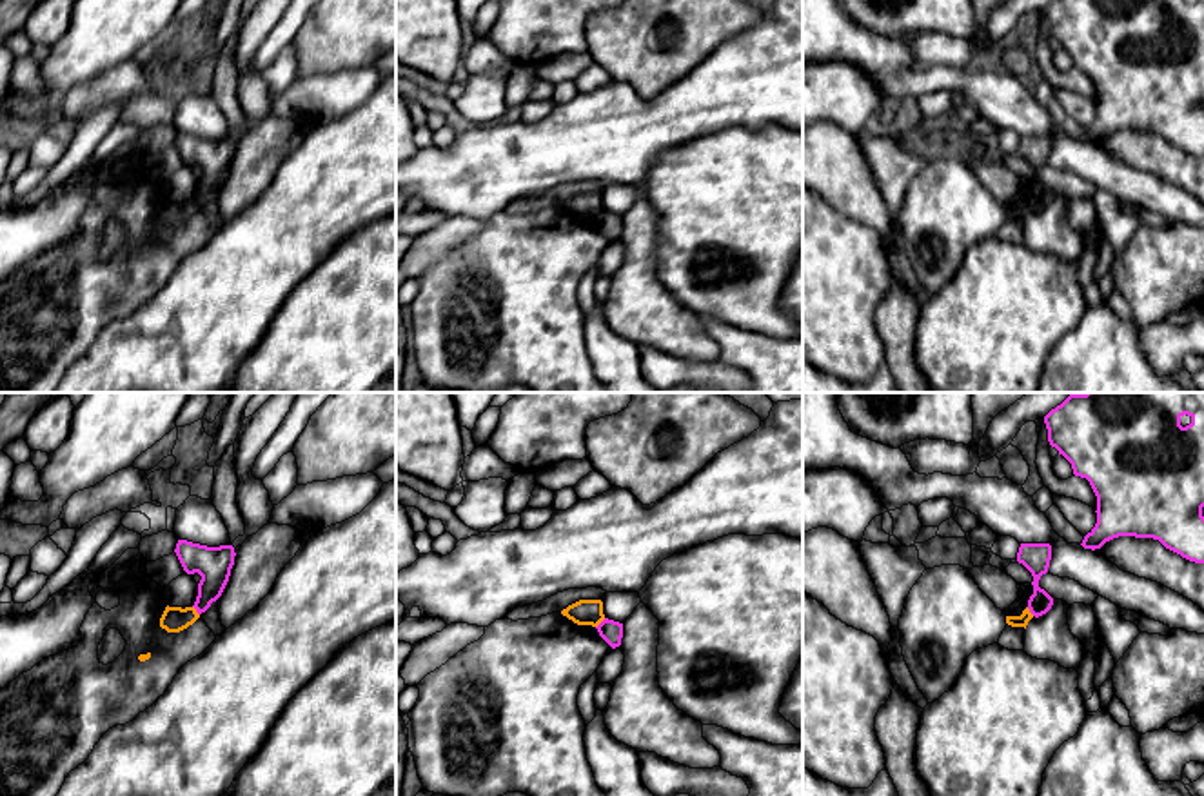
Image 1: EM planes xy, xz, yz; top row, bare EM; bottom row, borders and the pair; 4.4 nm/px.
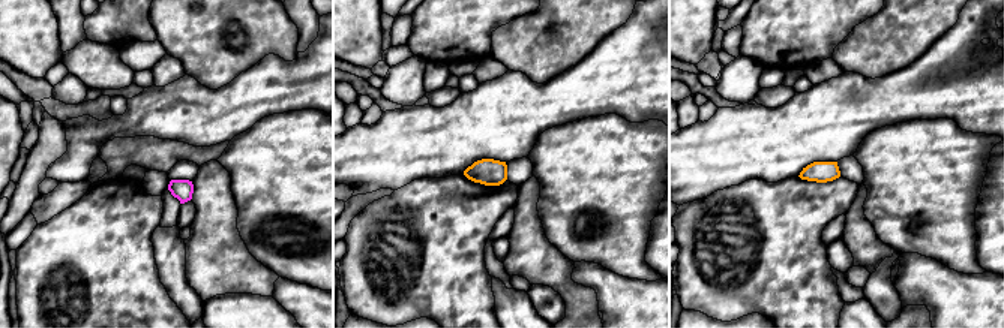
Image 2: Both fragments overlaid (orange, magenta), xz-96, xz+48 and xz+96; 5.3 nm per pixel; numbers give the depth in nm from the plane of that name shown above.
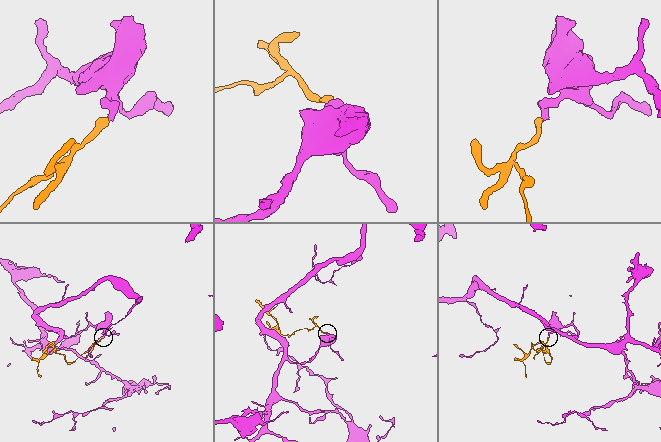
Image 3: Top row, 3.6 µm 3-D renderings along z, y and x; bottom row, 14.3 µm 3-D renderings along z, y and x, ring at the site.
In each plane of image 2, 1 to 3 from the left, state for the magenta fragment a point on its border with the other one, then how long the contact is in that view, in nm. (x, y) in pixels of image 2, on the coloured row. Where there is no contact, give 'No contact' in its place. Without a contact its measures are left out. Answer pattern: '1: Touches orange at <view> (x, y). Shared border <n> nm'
1: No contact
2: No contact
3: No contact

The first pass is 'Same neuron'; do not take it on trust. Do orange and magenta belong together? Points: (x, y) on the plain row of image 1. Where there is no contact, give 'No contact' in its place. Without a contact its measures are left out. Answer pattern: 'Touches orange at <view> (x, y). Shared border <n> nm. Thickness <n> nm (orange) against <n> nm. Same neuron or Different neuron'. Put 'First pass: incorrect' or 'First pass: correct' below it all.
Touches orange at xz (600, 215). Shared border 60 nm. Thickness 110 nm (orange) against 100 nm. Different neuron
First pass: incorrect

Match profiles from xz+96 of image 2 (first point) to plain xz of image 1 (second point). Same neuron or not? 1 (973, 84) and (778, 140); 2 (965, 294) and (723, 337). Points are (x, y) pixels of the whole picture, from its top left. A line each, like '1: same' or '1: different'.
1: different
2: same

